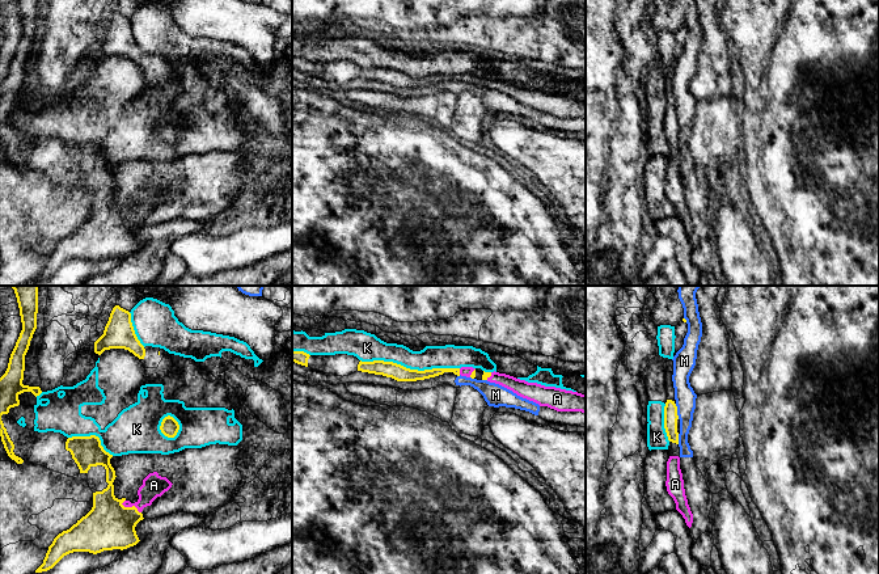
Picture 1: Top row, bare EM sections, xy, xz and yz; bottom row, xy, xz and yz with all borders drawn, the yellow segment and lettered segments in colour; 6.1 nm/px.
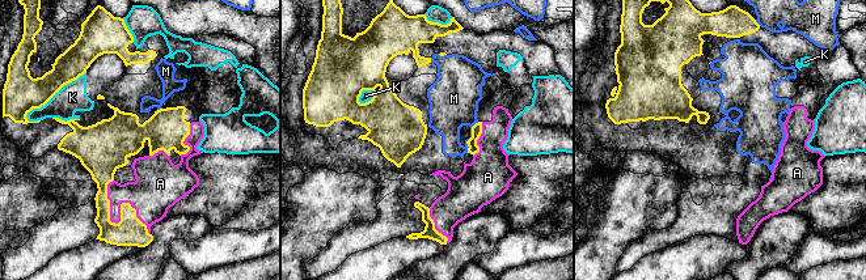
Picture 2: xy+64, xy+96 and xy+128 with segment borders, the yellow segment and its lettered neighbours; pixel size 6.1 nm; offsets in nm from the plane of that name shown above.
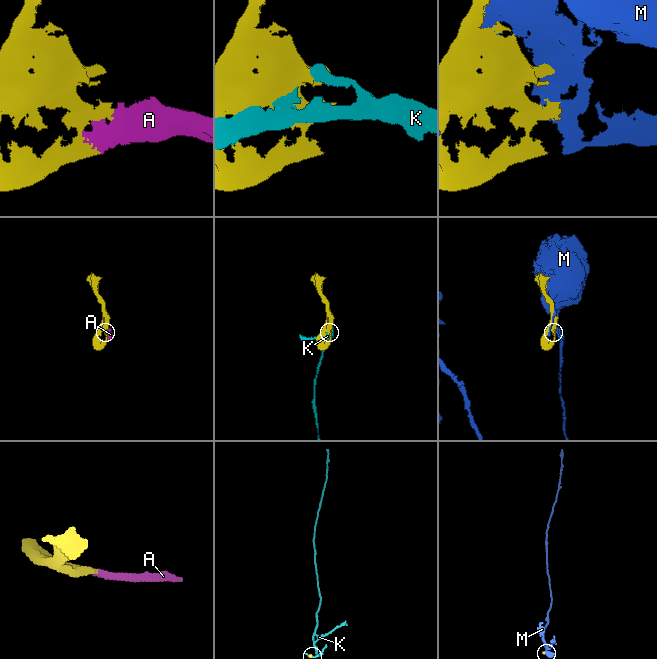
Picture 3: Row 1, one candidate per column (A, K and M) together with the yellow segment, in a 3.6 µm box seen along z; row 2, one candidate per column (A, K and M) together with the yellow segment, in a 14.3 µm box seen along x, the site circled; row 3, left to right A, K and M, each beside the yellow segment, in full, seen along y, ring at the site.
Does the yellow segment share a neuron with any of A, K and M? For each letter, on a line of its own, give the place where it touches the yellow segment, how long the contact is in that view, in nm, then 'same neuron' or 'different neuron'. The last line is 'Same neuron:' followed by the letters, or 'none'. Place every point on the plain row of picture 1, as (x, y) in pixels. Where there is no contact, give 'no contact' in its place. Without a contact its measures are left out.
A: xy (132, 212) | 140 nm | same neuron
K: xz (409, 75) | 600 nm | different neuron
M: yz (676, 118) | 100 nm | different neuron
Same neuron: A

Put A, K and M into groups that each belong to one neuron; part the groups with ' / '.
A / K / M

